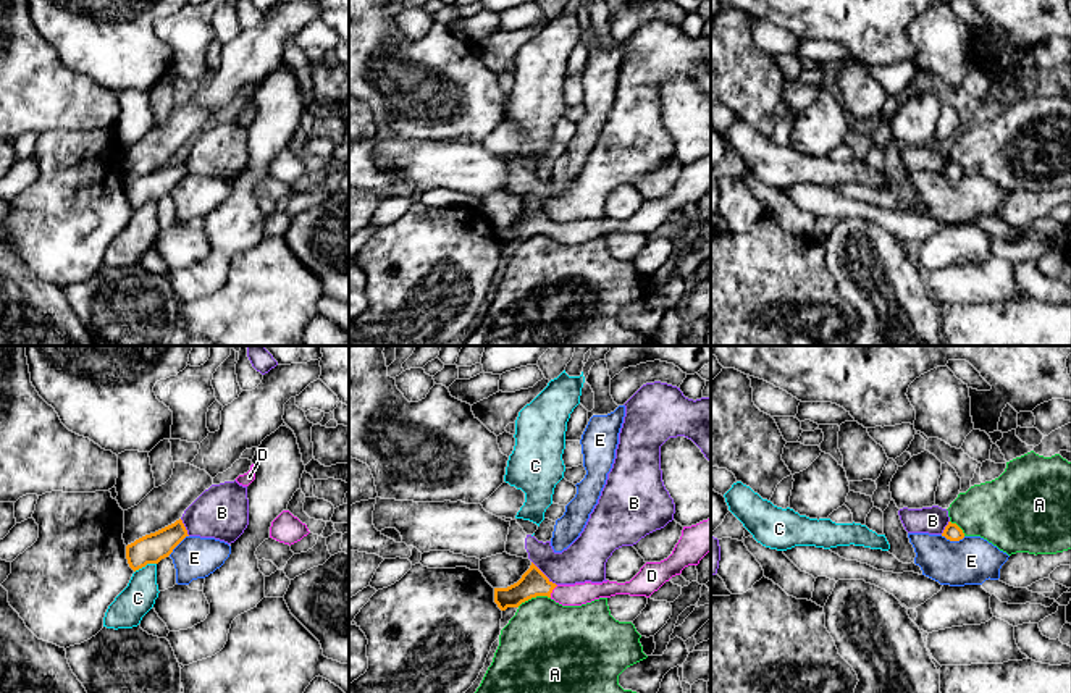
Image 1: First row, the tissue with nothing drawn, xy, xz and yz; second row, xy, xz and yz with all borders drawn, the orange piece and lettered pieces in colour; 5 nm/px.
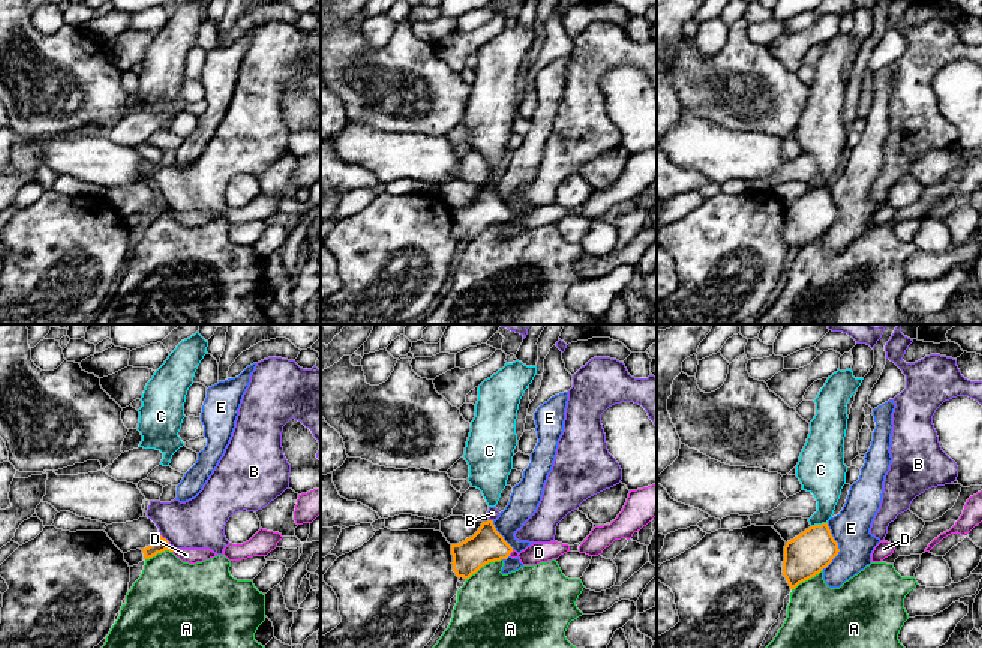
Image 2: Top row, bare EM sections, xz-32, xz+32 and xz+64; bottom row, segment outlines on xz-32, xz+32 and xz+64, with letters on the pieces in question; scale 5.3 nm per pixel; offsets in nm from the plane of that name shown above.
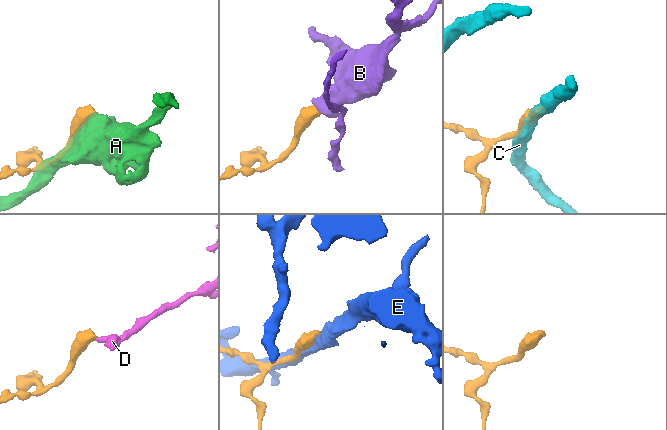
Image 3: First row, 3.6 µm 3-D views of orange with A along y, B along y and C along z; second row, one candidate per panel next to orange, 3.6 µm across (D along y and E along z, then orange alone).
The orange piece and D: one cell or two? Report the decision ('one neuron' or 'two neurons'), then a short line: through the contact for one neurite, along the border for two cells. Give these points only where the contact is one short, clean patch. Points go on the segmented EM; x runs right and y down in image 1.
one neuron | xz (533, 582), (551, 592), (580, 593)

